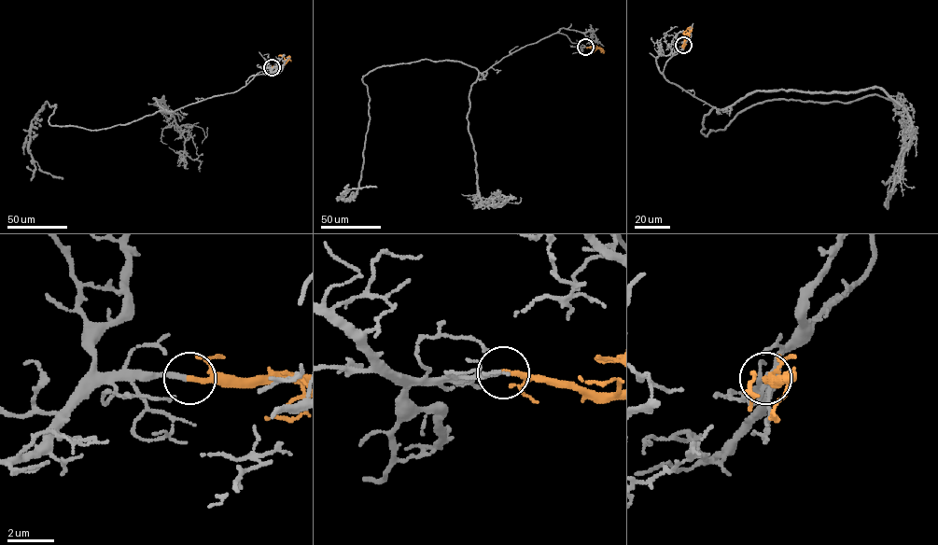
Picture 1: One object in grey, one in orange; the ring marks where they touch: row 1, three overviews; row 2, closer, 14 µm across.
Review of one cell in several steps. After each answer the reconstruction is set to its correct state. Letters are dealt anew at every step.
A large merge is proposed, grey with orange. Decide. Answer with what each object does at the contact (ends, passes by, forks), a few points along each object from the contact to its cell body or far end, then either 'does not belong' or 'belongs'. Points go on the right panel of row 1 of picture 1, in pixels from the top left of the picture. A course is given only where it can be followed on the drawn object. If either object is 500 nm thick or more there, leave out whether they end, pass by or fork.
grey passes by; orange passes by; grey runs (683, 46), (663, 74), (720, 109), (704, 117), (706, 135), (766, 101), (893, 100), (904, 143), (886, 206); orange runs (683, 46), (689, 31); belongs

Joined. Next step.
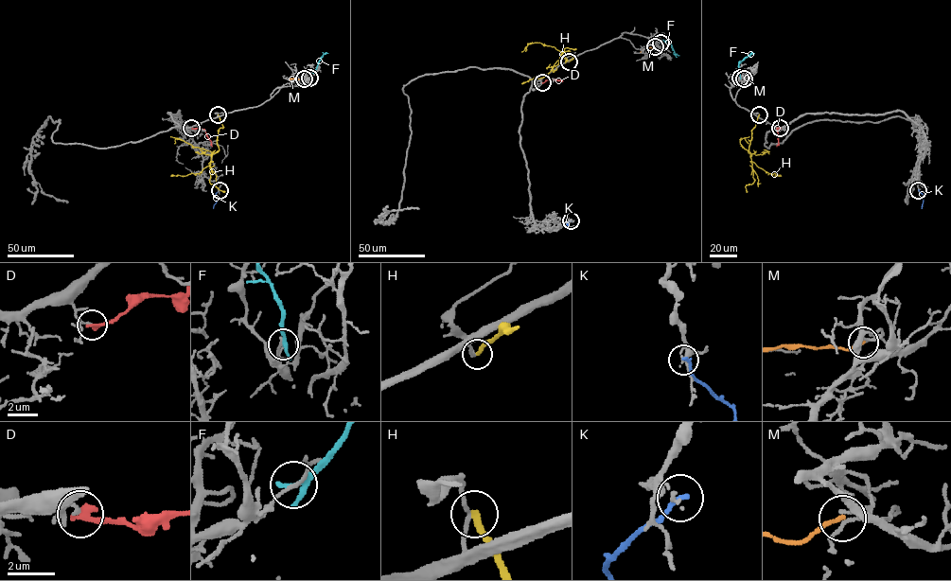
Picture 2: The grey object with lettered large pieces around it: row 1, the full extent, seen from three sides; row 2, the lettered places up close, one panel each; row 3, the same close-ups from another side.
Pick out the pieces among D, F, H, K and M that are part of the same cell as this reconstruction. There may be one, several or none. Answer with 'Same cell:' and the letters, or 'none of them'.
Same cell: none of them

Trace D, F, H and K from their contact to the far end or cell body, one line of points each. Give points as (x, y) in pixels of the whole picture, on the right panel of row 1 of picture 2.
D: (780, 128), (777, 128), (776, 146)
F: (740, 78), (739, 61), (752, 53)
H: (759, 114), (751, 131), (748, 150), (751, 160), (769, 173), (781, 176)
K: (918, 190), (923, 194), (922, 208)

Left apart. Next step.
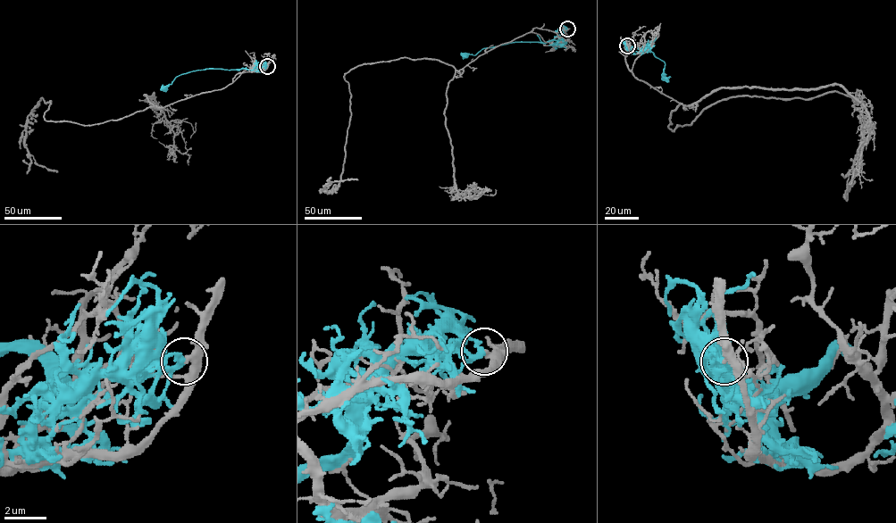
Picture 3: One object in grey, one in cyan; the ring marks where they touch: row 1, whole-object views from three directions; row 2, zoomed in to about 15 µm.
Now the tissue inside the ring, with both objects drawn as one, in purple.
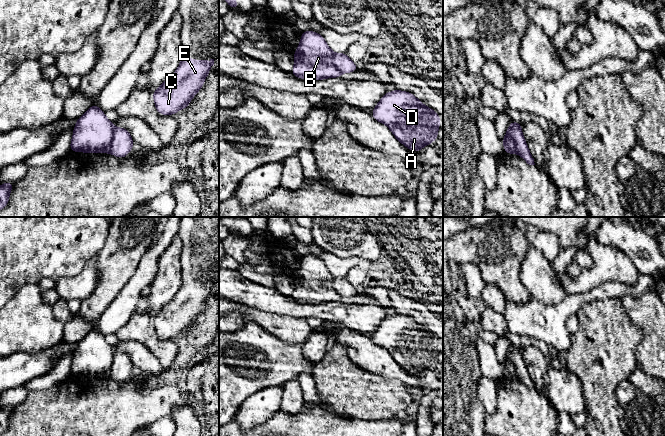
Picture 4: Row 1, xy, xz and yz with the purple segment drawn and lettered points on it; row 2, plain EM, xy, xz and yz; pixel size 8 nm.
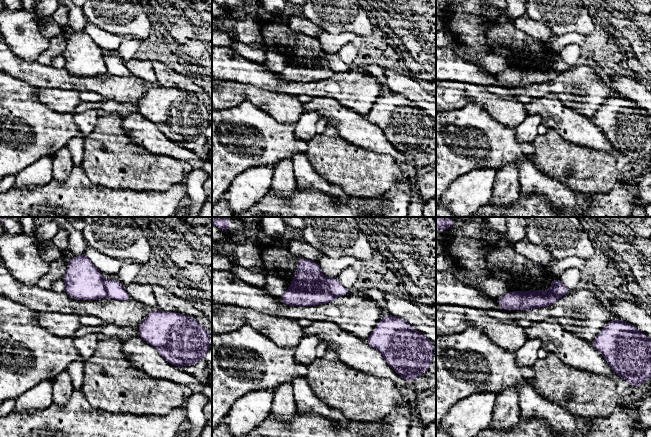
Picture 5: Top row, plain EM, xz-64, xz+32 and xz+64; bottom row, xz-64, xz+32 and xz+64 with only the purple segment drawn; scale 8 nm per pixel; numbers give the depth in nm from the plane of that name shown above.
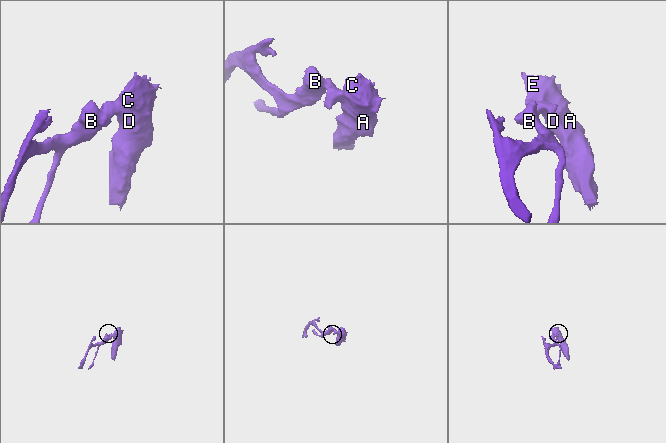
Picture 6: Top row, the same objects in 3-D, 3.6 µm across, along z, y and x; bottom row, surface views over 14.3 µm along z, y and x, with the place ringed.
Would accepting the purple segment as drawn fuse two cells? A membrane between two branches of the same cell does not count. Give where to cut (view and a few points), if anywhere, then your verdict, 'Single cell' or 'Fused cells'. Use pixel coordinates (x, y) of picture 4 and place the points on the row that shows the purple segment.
Split along xy (113, 126), (113, 137), (109, 152). Fused cells

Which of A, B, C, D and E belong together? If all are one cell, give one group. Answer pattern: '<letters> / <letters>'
A C D E / B

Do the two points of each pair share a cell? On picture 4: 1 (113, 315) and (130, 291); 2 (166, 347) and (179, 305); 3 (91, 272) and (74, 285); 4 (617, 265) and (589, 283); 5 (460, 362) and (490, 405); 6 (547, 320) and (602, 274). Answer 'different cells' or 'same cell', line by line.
1: same cell
2: different cells
3: same cell
4: same cell
5: same cell
6: different cells

